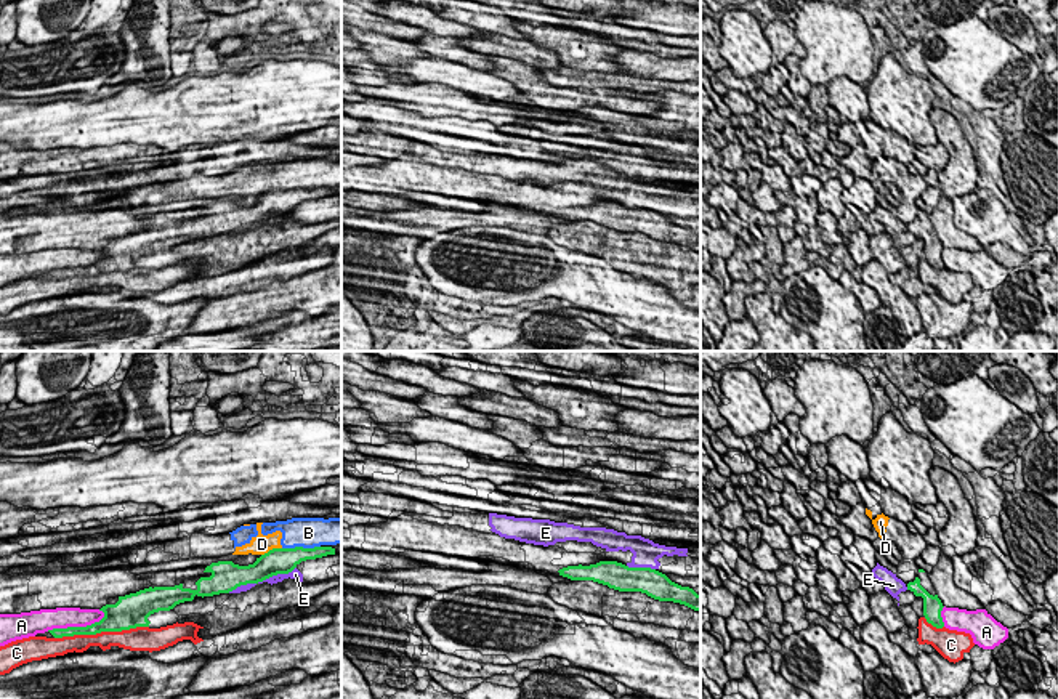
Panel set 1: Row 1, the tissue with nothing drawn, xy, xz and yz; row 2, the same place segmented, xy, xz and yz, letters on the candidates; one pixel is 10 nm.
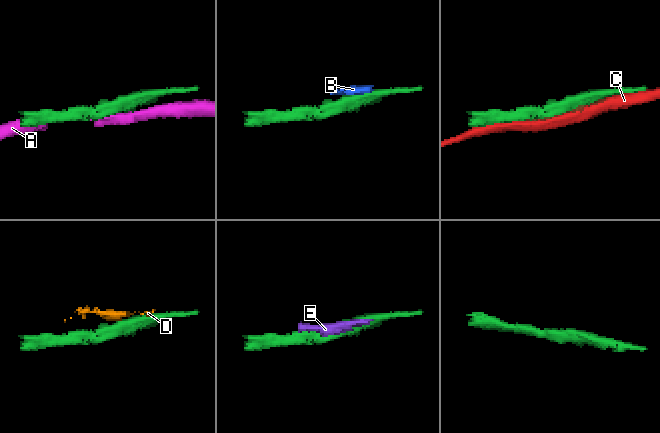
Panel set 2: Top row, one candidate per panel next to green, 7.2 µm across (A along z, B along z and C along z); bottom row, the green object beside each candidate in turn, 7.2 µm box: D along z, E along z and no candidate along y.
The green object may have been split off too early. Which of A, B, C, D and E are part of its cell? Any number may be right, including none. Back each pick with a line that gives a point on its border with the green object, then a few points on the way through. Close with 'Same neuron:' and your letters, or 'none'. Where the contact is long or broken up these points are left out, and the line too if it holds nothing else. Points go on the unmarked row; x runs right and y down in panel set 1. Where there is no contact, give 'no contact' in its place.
Same neuron: none

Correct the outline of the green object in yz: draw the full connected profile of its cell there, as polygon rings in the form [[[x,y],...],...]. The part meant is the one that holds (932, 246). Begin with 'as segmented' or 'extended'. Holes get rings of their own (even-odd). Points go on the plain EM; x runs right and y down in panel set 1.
as segmented; [[[915,218],[914,223],[907,224],[907,231],[911,231],[915,237],[922,237],[923,239],[923,257],[927,260],[928,265],[931,265],[936,269],[943,269],[944,263],[941,258],[941,252],[943,252],[943,244],[938,239],[938,236],[930,236],[922,226],[920,226],[920,220]]]

